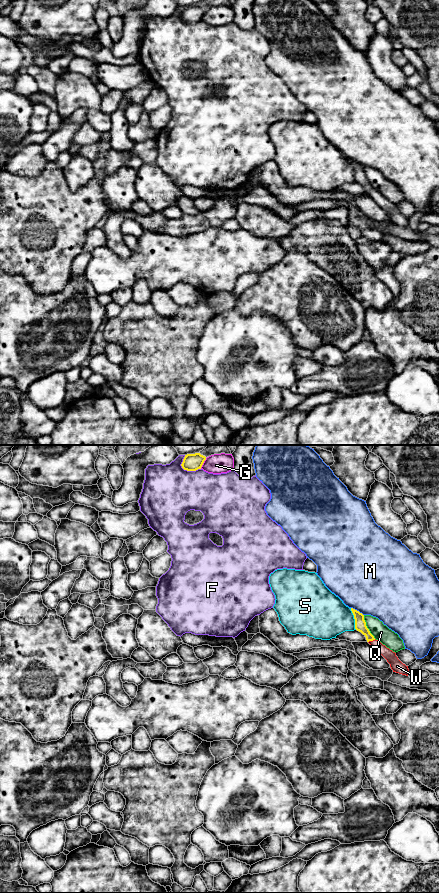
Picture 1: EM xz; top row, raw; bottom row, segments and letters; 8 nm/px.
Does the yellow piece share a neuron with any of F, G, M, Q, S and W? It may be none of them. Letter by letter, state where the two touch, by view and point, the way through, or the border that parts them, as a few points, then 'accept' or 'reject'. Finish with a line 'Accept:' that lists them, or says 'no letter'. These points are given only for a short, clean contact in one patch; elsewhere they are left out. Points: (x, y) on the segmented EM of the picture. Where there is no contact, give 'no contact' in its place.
F: meets yellow in xz at (185, 469); reject
G: meets yellow in xz at (203, 462); reject
M: meets yellow in xz at (356, 610); reject
Q: meets yellow in xz at (366, 627); reject
S: meets yellow in xz at (354, 618); reject
W: meets yellow in xz at (371, 640); runs through xz (360, 625), (371, 640), (389, 655); accept
Accept: W

